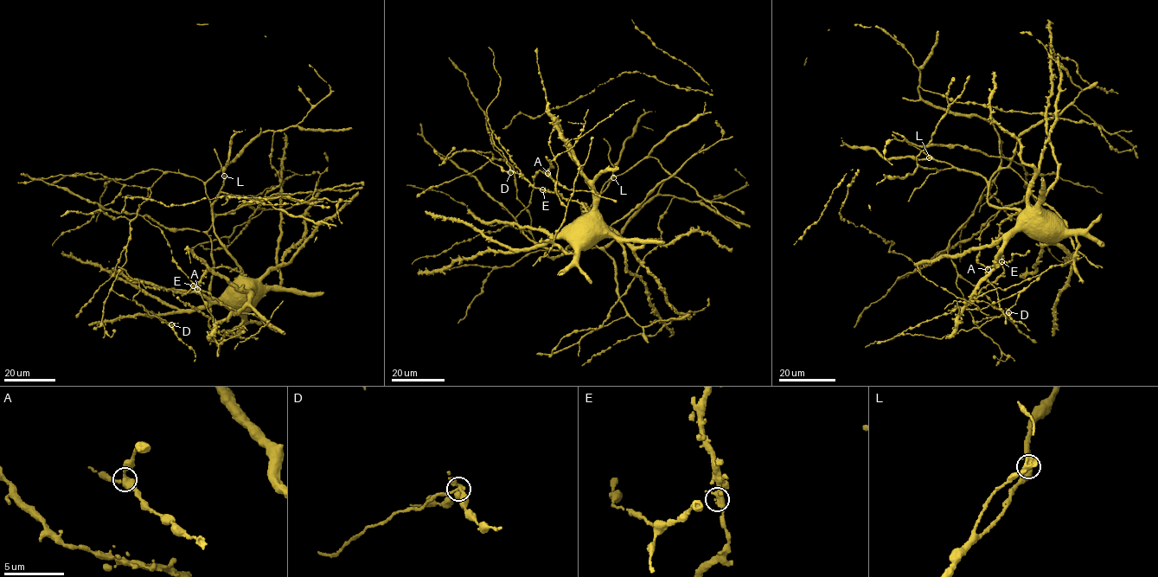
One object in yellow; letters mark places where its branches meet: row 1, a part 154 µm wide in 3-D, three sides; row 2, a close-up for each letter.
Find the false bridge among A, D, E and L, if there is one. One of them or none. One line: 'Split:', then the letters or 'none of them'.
Split: D

